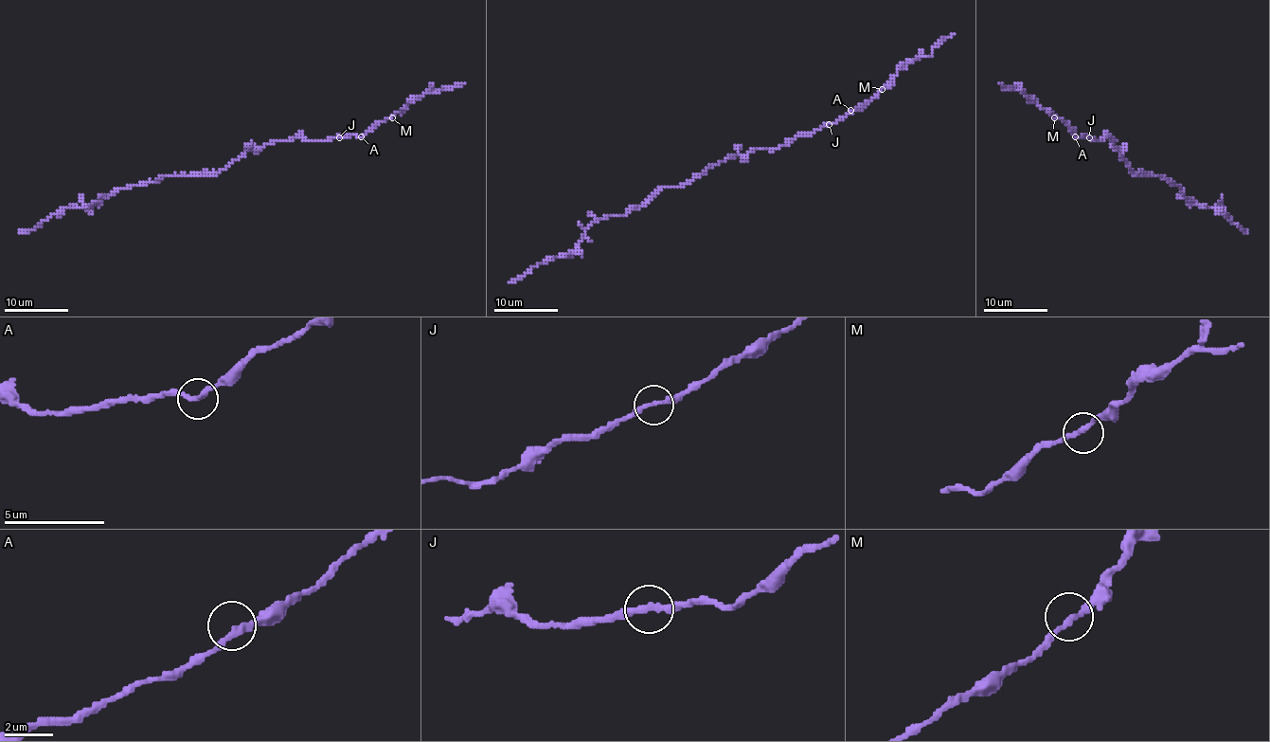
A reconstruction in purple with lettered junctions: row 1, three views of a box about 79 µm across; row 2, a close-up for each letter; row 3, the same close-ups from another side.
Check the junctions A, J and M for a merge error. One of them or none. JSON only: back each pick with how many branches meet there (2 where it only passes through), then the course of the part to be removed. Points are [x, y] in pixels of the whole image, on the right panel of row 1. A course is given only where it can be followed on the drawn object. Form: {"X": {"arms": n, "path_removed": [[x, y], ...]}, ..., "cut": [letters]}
{"cut": []}

